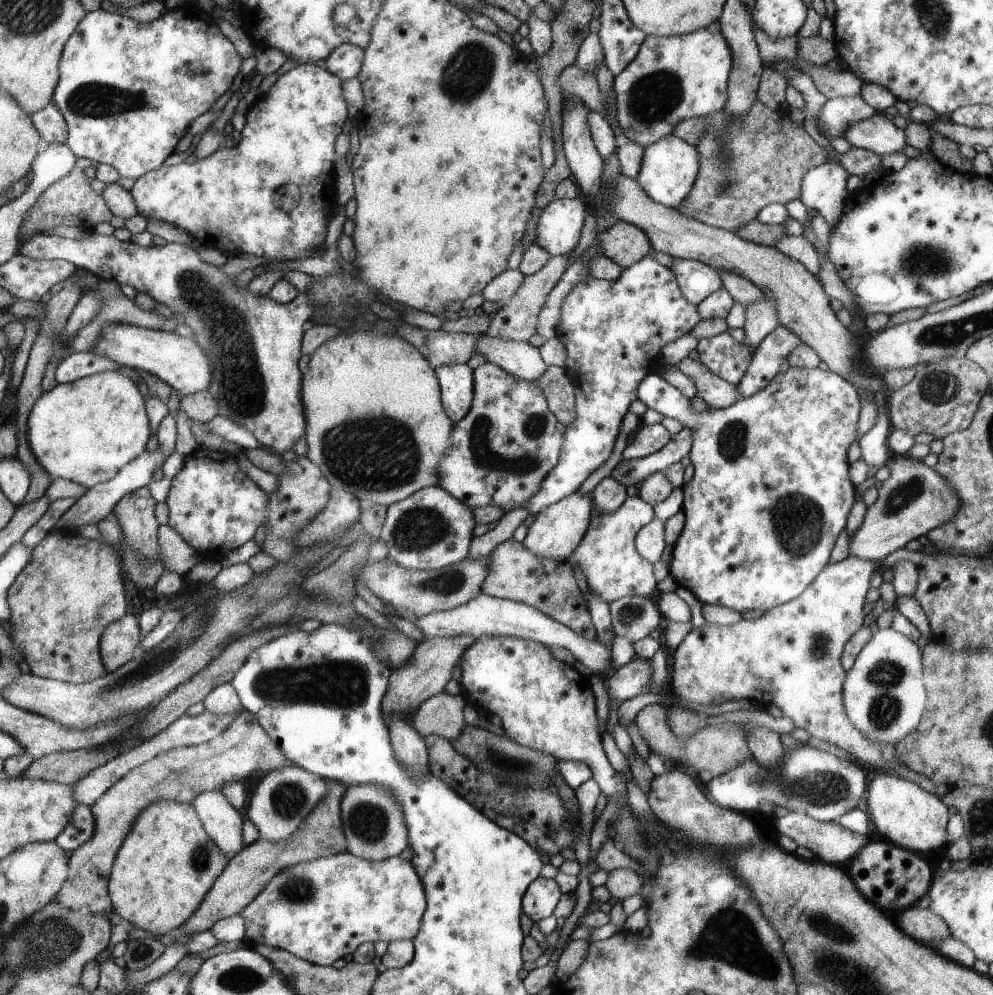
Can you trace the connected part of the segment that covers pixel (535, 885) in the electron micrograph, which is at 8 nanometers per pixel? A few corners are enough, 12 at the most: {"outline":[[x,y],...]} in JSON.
{"outline":[[538,876],[521,899],[533,922],[552,914],[561,890],[554,879]]}

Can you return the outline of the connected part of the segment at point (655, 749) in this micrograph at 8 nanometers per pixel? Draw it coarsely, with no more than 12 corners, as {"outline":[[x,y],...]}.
{"outline":[[667,707],[634,723],[649,753],[717,776],[751,758],[749,725],[705,725],[683,739]]}

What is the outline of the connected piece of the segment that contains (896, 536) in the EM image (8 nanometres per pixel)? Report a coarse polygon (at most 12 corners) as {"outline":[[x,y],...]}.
{"outline":[[887,467],[848,556],[877,565],[960,507],[934,467]]}

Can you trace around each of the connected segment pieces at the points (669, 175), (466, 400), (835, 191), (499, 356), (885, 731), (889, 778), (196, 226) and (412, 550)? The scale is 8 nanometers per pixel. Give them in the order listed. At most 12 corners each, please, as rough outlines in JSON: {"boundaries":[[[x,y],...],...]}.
{"boundaries":[[[676,136],[644,147],[635,180],[675,209],[699,174],[699,152]],[[435,368],[441,404],[449,420],[471,408],[472,368]],[[825,161],[805,174],[798,199],[831,230],[842,213],[847,171]],[[476,338],[473,353],[519,380],[536,381],[546,369],[528,342]],[[878,628],[844,676],[846,715],[880,743],[925,708],[917,645]],[[886,772],[866,808],[882,838],[914,853],[941,848],[949,810]],[[279,75],[239,142],[129,192],[235,263],[304,259],[335,206],[342,80]],[[435,485],[387,506],[386,556],[432,571],[466,558],[472,509]]]}

